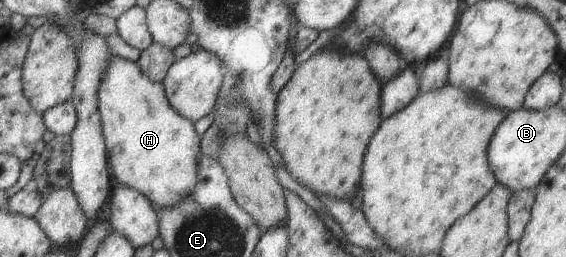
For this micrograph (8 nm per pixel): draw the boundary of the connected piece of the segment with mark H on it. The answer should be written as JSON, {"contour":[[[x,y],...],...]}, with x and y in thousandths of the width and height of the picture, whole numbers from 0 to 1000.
{"contour":[[[203,214],[193,230],[189,276],[175,323],[175,440],[178,494],[191,580],[193,642],[198,689],[221,728],[231,728],[256,759],[277,813],[309,805],[323,767],[345,743],[352,712],[353,525],[345,506],[343,471],[316,447],[309,432],[292,362],[288,319],[267,315],[242,241],[233,241]]]}

